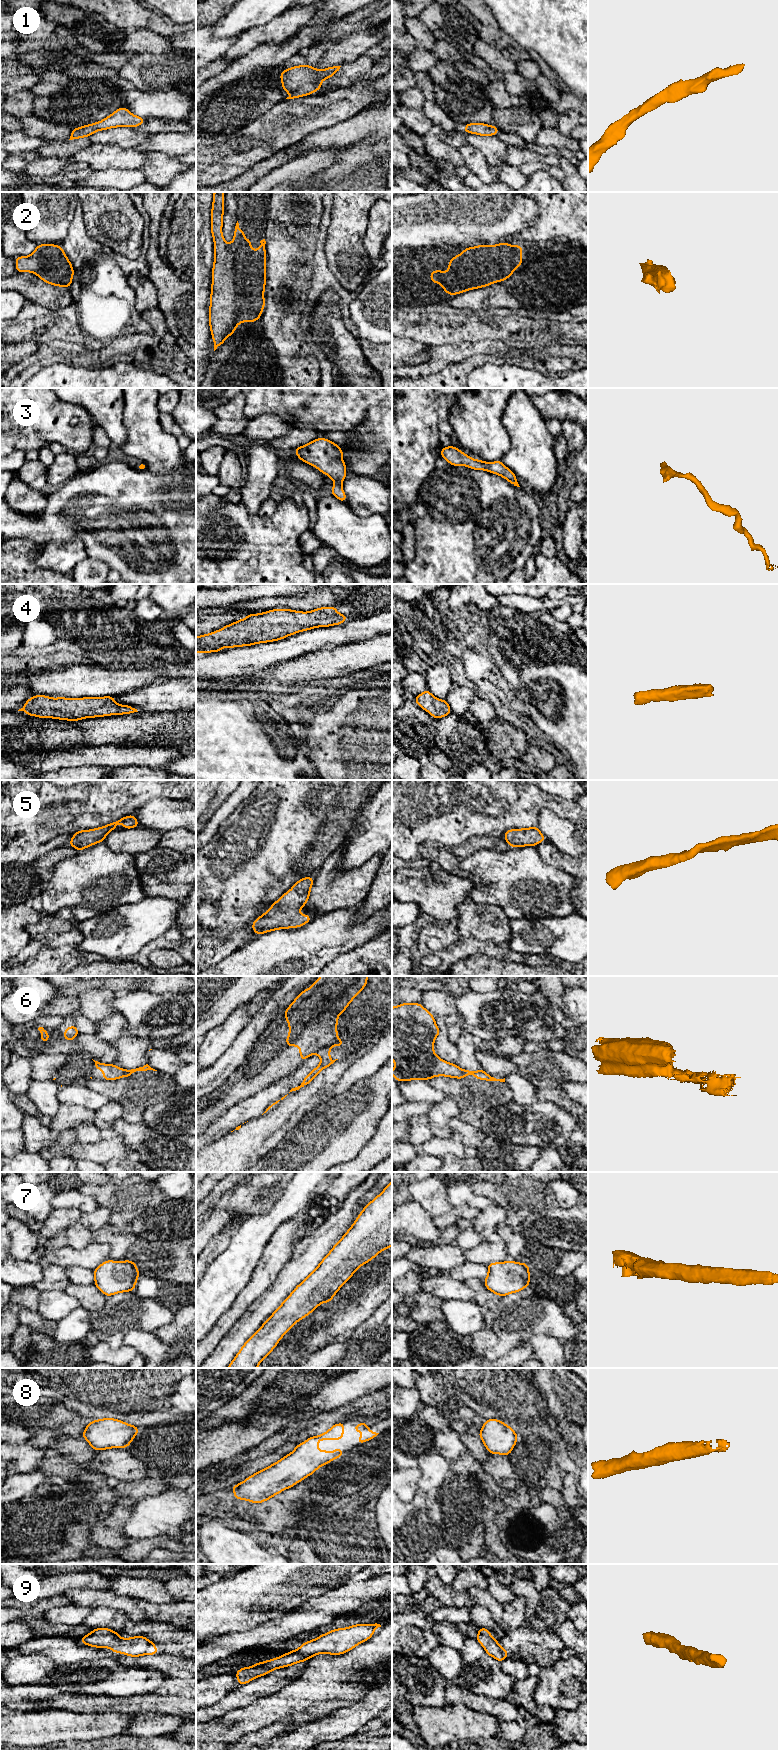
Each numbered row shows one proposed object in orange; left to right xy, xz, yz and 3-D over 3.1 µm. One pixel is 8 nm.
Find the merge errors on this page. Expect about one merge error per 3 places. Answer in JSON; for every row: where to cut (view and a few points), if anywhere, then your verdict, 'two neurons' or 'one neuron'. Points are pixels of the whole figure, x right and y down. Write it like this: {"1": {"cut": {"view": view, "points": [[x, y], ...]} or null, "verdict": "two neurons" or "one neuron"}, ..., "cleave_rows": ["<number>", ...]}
{"1": {"cut": null, "verdict": "one neuron"}, "2": {"cut": null, "verdict": "one neuron"}, "3": {"cut": null, "verdict": "one neuron"}, "4": {"cut": null, "verdict": "one neuron"}, "5": {"cut": null, "verdict": "one neuron"}, "6": {"cut": {"view": "xz", "points": [[338, 1039], [315, 1052]]}, "verdict": "two neurons"}, "7": {"cut": null, "verdict": "one neuron"}, "8": {"cut": null, "verdict": "one neuron"}, "9": {"cut": null, "verdict": "one neuron"}, "cleave_rows": ["6"]}

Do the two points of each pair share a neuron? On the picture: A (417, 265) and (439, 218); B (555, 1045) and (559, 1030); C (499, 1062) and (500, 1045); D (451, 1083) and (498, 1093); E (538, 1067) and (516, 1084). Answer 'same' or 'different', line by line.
A: different
B: different
C: different
D: same
E: different

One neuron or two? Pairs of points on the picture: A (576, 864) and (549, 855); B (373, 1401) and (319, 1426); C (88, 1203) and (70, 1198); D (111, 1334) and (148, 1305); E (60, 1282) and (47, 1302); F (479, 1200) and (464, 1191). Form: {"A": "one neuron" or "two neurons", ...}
{"A": "one neuron", "B": "one neuron", "C": "one neuron", "D": "one neuron", "E": "two neurons", "F": "one neuron"}

